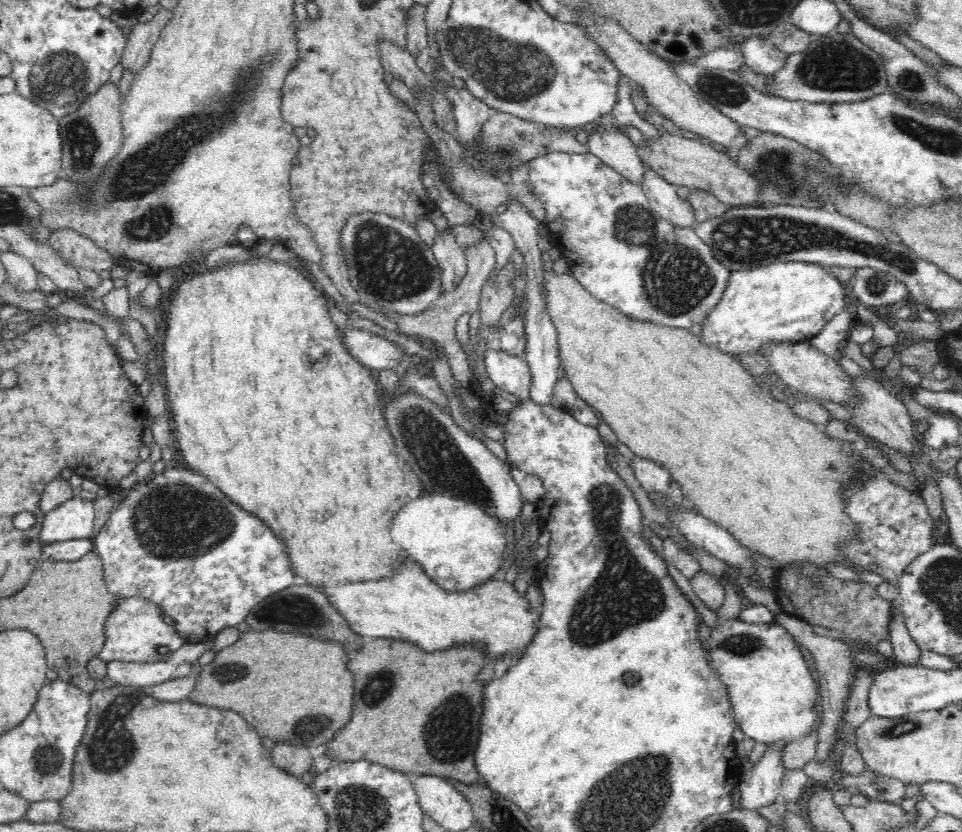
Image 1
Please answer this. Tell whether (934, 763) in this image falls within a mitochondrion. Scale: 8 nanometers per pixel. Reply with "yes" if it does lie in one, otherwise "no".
no

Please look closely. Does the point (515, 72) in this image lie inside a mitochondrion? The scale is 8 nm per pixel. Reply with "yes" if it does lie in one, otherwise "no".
yes

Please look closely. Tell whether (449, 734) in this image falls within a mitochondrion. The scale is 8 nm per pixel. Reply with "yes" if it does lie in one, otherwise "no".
yes

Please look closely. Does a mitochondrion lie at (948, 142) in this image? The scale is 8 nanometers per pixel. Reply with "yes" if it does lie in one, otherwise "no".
yes

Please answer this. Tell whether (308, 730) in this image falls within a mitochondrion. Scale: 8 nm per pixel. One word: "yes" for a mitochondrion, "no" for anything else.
yes

